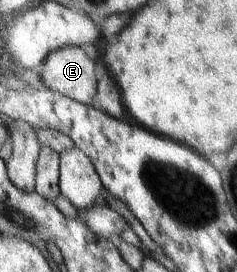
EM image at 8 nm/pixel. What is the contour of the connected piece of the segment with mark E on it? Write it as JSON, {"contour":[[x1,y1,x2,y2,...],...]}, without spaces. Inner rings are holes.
{"contour":[[66,46,50,52,39,69,42,69,40,76,48,89,64,94,87,106,94,101,97,94,95,62,80,46]]}

